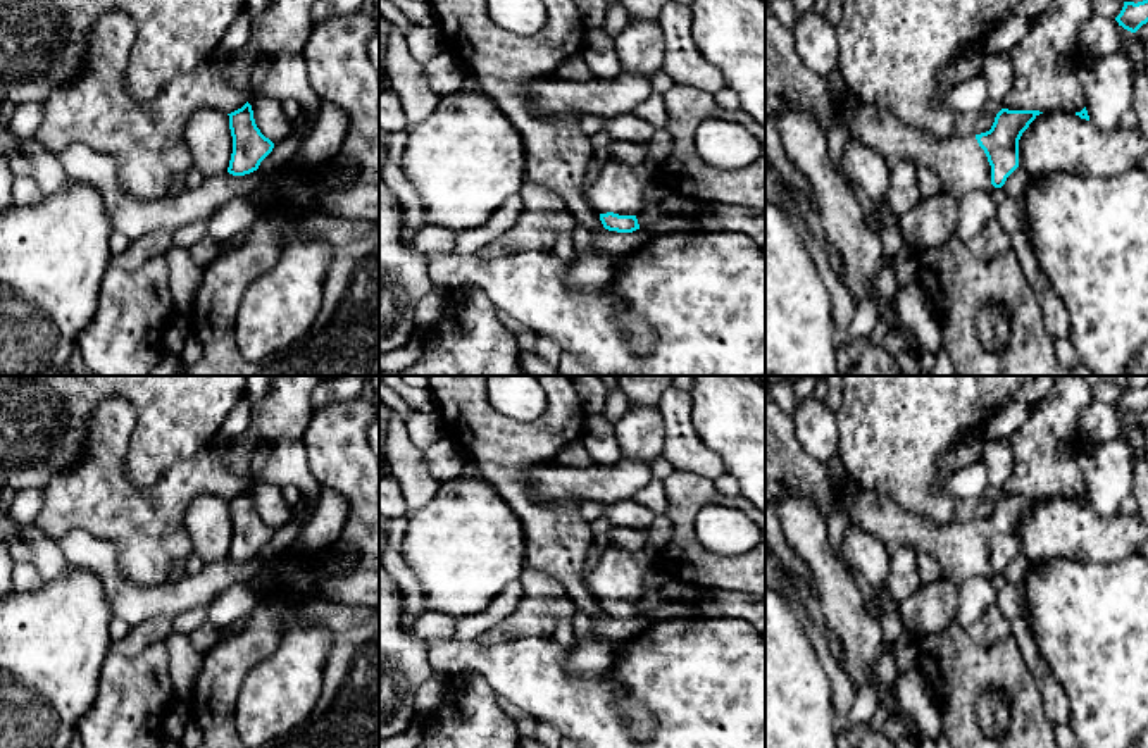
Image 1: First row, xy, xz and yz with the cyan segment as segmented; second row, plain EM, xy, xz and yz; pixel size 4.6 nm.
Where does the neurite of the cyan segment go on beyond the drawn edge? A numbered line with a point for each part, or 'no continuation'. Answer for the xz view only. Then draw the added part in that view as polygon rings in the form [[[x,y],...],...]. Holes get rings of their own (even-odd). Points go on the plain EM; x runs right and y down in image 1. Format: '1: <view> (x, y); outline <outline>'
1: xz (617, 574); outline [[[608,545],[586,570],[584,581],[598,600],[638,602],[646,593],[643,579],[653,565],[655,560],[646,552],[627,552]]]

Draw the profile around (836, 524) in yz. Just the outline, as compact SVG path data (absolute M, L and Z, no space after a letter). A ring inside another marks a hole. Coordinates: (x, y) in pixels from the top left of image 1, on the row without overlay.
M853 479L853 483L843 489L843 495L836 505L836 510L827 519L827 538L831 543L833 552L839 557L839 541L848 527L850 520L850 505L855 502L857 495L864 488Z

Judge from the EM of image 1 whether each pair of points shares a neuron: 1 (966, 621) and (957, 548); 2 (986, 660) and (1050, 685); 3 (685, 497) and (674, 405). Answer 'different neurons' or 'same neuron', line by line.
1: different neurons
2: different neurons
3: different neurons

